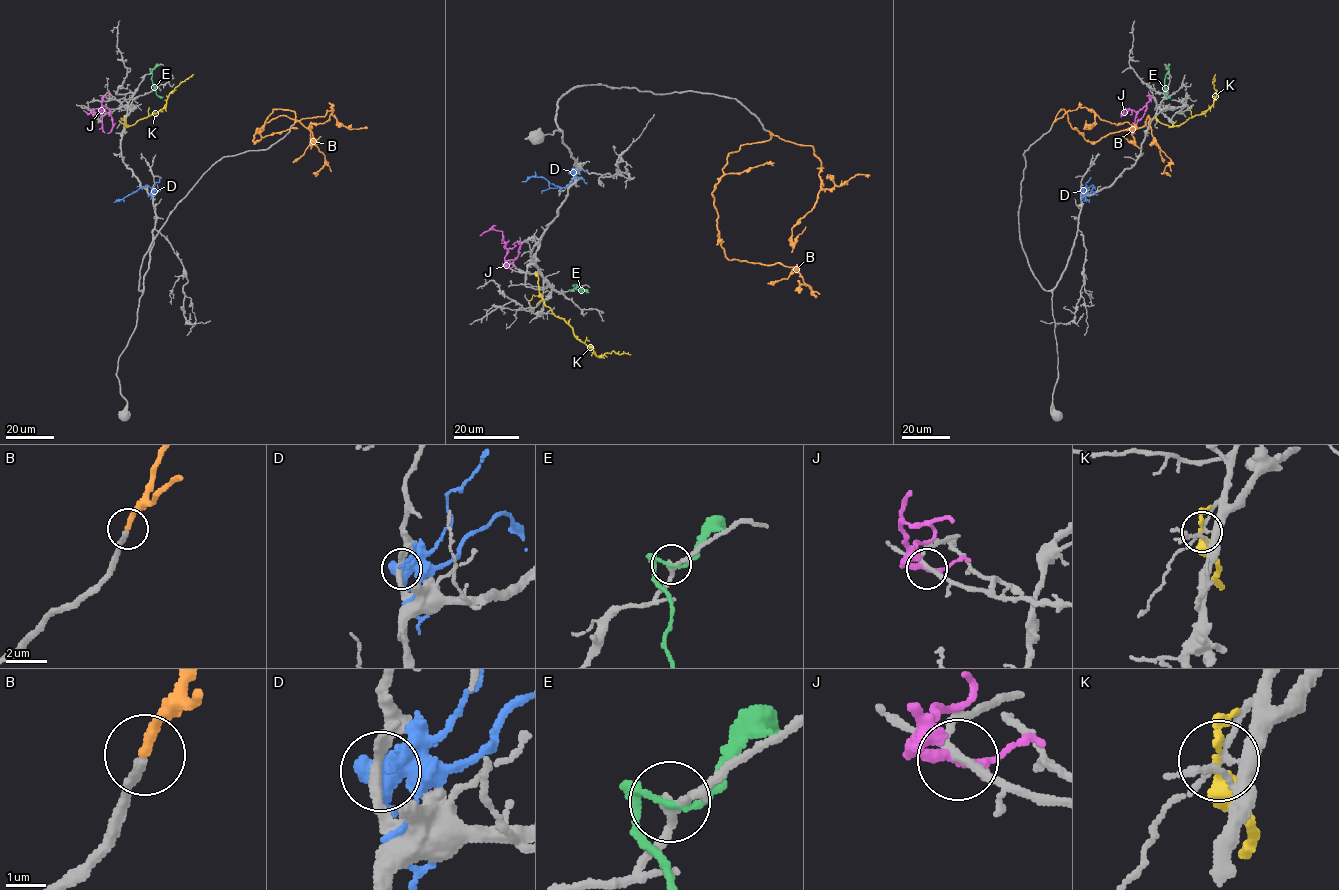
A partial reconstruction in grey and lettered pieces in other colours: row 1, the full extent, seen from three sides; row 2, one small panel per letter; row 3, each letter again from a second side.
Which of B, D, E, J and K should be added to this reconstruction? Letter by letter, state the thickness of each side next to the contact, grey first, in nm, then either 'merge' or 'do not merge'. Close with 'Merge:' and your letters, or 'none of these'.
B: 280 nm thick on the grey side, 280 nm on the other; merge
D: 200 nm thick on the grey side, 550 nm on the other; do not merge
E: 240 nm thick on the grey side, 150 nm on the other; do not merge
J: 180 nm thick on the grey side, 220 nm on the other; do not merge
K: 160 nm thick on the grey side, 280 nm on the other; do not merge
Merge: B

